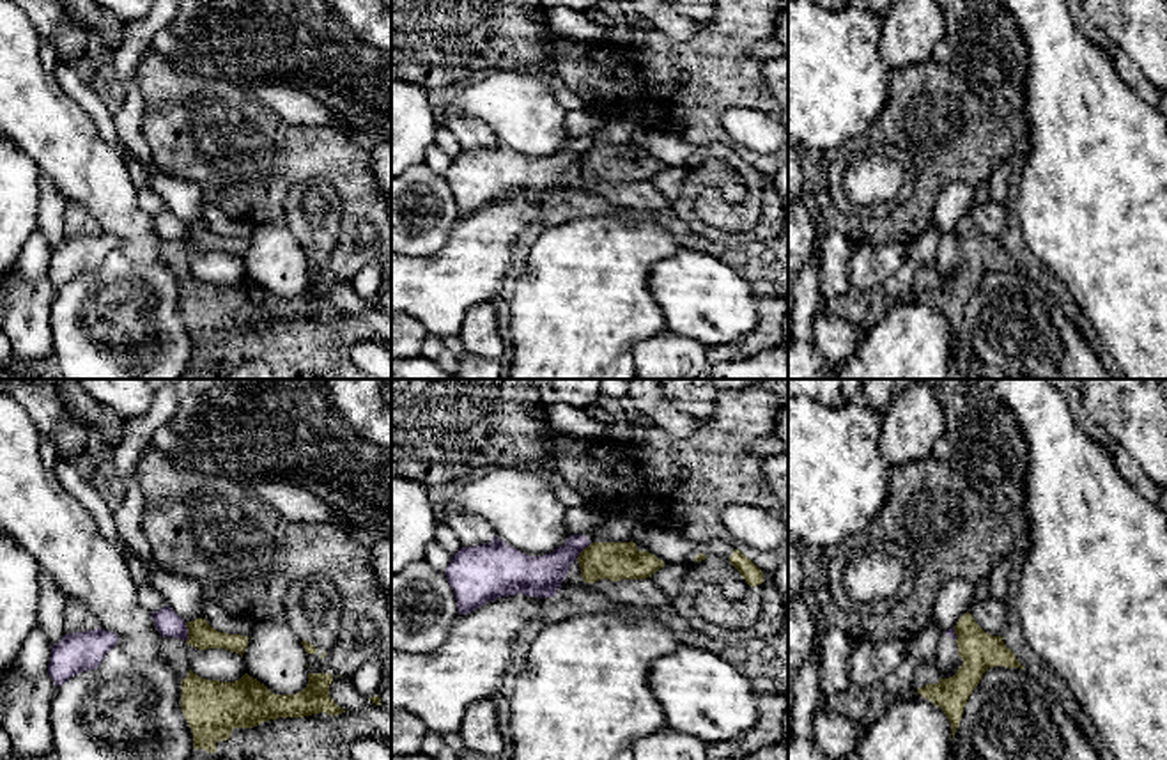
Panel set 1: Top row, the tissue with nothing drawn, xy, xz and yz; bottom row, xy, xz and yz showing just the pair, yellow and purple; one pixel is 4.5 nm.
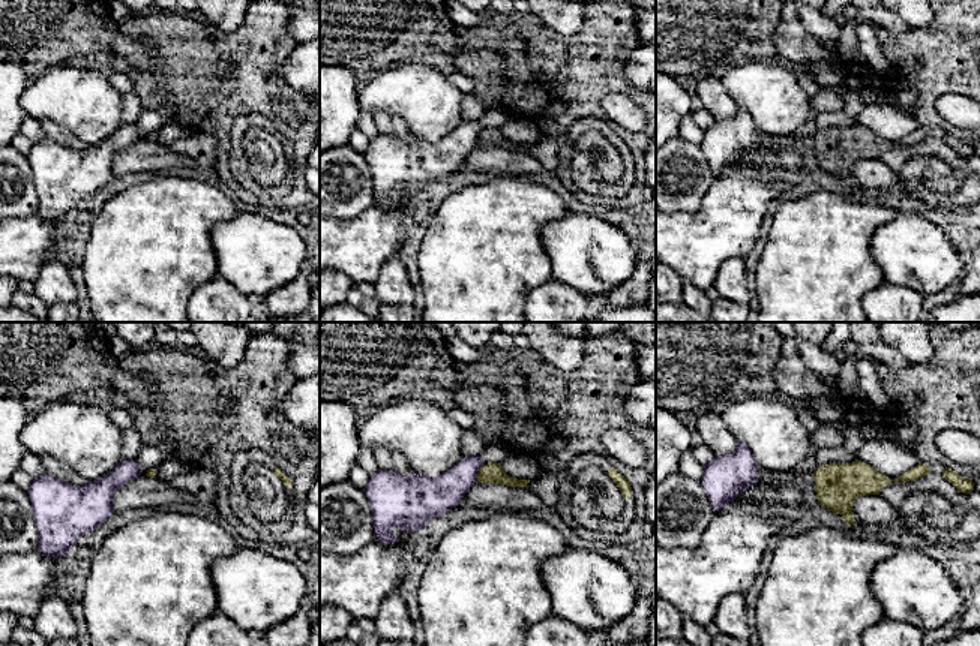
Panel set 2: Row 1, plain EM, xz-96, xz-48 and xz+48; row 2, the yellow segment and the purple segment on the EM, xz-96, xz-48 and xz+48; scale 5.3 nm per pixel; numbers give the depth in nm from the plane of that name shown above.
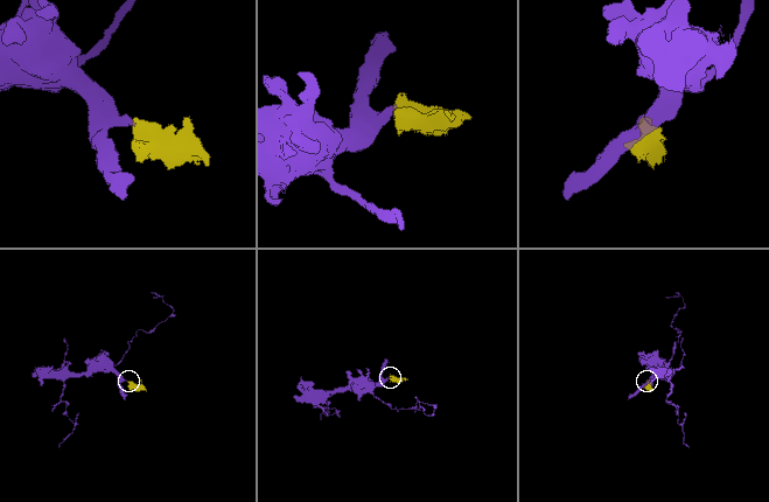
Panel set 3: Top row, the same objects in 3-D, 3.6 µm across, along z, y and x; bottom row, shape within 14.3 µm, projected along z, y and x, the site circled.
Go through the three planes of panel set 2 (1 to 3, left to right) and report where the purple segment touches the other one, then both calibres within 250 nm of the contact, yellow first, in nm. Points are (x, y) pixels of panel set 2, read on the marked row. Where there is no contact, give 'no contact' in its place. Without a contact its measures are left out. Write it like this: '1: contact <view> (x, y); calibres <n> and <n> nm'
1: no contact
2: contact xz-48 (479, 472); calibres 110 and 190 nm
3: no contact

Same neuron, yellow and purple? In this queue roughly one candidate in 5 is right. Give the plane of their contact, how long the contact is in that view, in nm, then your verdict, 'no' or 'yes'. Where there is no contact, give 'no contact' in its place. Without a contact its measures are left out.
contact in xy; length 90 nm; no

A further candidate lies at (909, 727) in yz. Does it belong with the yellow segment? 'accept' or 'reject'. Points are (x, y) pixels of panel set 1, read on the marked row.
reject

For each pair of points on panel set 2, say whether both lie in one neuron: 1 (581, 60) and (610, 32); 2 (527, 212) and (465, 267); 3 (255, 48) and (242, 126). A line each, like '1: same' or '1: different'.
1: same
2: same
3: different

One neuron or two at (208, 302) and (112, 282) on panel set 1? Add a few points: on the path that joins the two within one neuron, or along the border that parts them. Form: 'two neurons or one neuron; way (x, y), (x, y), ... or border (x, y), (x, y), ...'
two neurons; border (179, 284), (179, 309), (192, 335)

